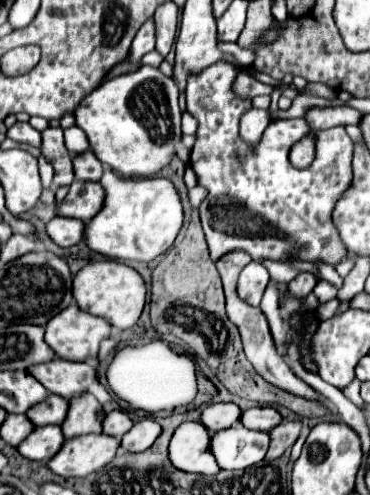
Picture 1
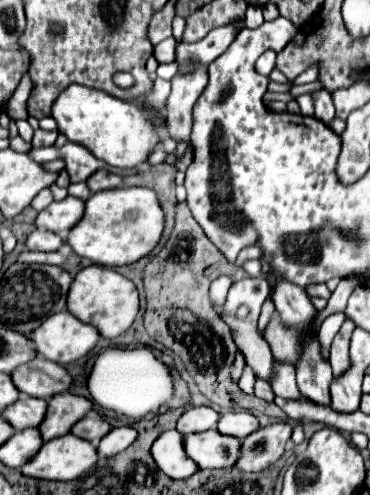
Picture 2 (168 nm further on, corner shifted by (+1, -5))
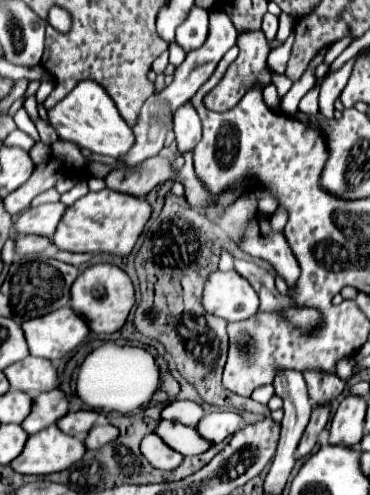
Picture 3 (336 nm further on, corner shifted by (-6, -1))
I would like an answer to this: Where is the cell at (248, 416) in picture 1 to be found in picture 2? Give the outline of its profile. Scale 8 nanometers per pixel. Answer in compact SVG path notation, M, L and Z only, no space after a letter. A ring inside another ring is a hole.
M230 412L230 414L224 414L216 426L222 434L228 434L228 436L238 436L238 438L244 438L252 432L256 432L256 428L260 428L260 422L254 414L250 412Z

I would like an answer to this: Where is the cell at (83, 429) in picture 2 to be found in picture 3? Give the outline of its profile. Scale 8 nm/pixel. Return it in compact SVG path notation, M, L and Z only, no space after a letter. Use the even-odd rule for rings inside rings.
M79 410L79 412L67 412L67 416L59 418L59 424L55 424L61 432L75 436L75 438L85 438L89 428L97 422L99 414L93 410Z

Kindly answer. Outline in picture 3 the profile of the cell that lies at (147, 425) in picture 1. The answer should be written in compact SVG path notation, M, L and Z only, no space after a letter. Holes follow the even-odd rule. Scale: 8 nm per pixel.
M99 418L99 422L89 430L89 434L85 438L85 446L89 450L97 450L115 438L117 438L117 430L105 418Z

